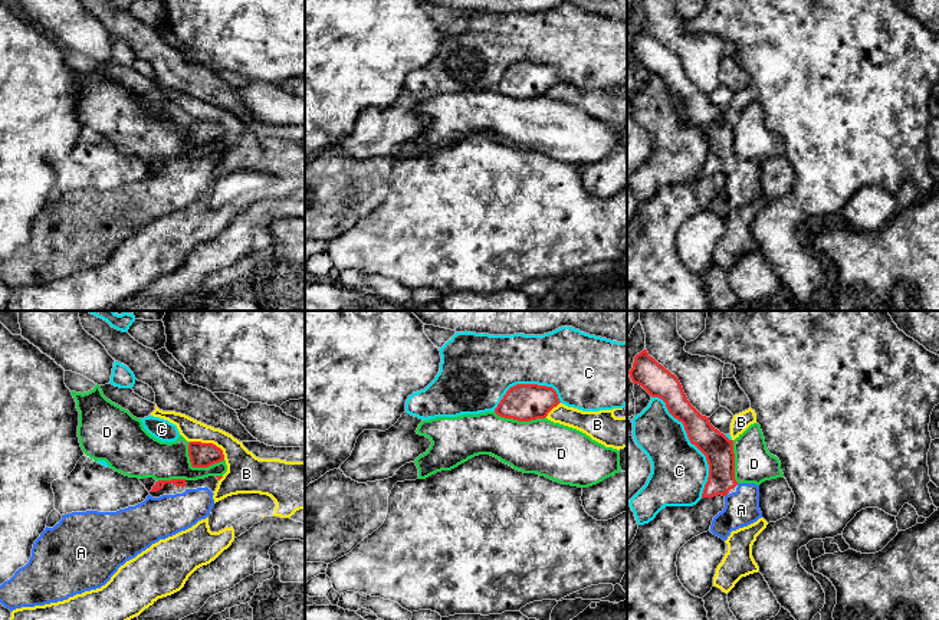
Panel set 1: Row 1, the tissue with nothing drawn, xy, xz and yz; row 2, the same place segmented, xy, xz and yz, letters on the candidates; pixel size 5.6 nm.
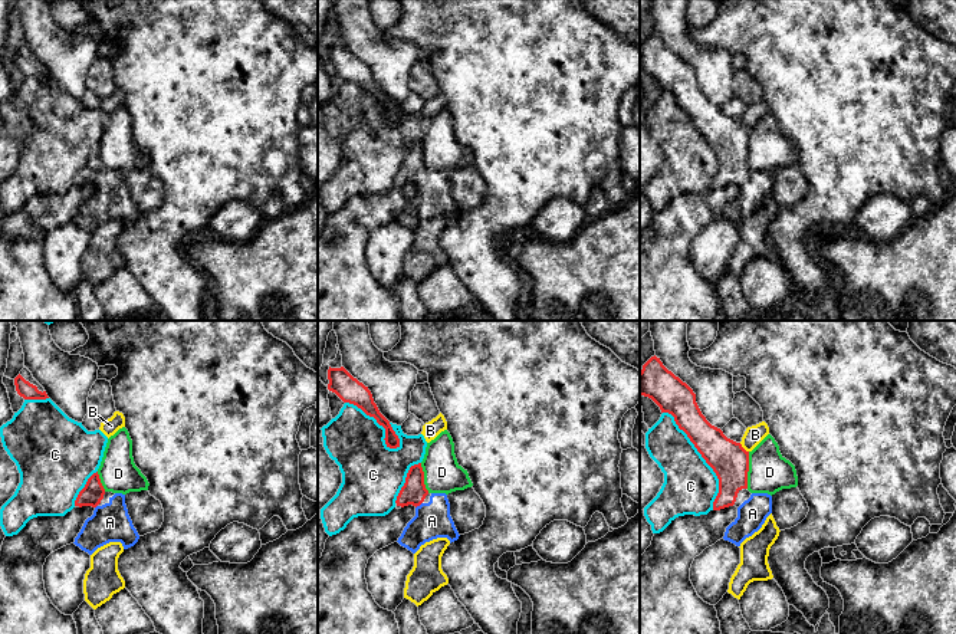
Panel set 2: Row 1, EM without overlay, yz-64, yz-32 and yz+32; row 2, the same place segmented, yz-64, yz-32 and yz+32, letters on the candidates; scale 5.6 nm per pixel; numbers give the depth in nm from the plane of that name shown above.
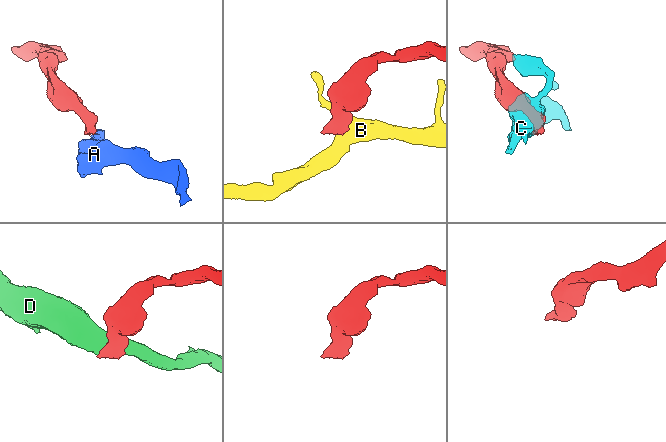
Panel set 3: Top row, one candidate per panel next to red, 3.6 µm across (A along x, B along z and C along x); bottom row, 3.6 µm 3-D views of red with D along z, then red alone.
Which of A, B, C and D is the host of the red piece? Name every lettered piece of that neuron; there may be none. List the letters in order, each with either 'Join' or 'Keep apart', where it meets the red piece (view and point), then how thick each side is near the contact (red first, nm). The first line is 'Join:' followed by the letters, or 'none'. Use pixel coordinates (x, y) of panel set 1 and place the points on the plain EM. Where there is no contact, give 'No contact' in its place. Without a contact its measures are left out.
Join: A
A: Join. No contact
B: Keep apart. Touches red at xy (210, 121). Thickness 140 nm (red) against 200 nm
C: Keep apart. Touches red at yz (692, 121). Thickness 160 nm (red) against 320 nm
D: Keep apart. Touches red at xy (197, 144). Thickness 140 nm (red) against 220 nm

